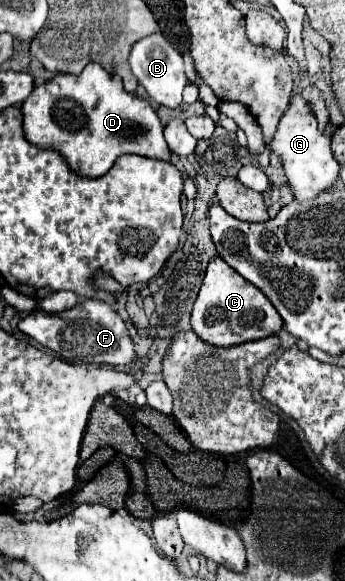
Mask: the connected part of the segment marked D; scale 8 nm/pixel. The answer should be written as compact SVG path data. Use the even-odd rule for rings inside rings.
M89 64L79 76L57 74L53 80L35 86L31 96L23 102L23 128L29 142L59 150L67 158L71 170L77 170L77 174L89 178L99 178L101 174L109 172L113 162L127 152L159 160L171 158L171 150L163 138L163 124L153 106L147 100L125 92L121 78L109 74L99 64Z

